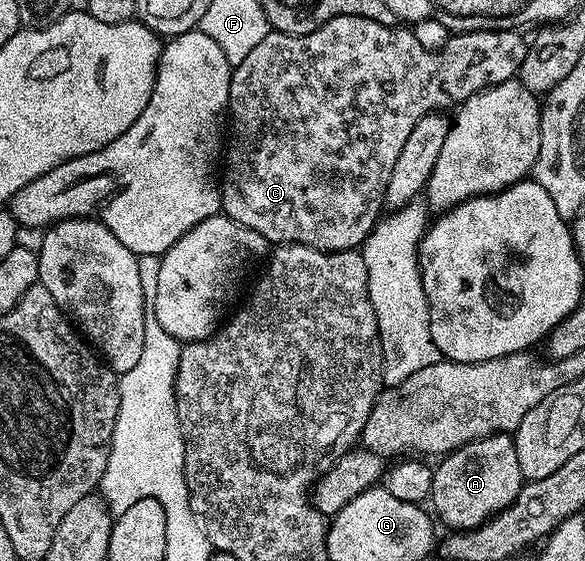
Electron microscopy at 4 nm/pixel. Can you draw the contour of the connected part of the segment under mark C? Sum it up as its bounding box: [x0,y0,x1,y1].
[220,16,530,252]

